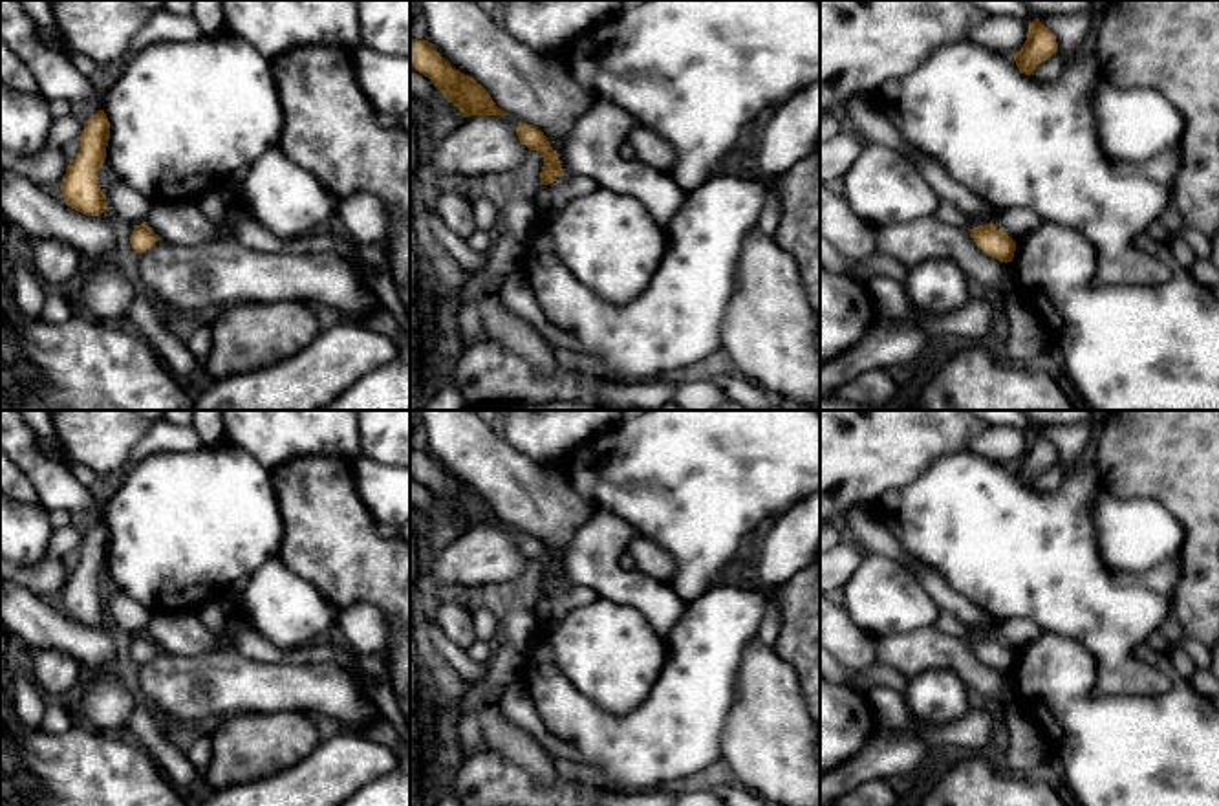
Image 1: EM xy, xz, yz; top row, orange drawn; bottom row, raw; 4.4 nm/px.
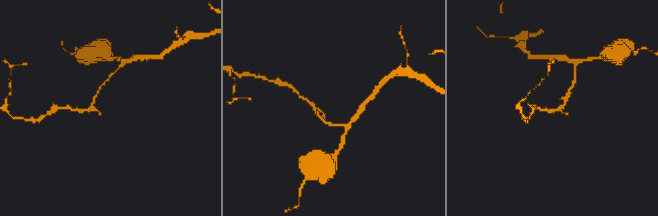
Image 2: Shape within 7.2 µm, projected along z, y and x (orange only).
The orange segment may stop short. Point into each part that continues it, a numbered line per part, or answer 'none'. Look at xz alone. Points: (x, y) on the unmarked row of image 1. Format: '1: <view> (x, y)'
none

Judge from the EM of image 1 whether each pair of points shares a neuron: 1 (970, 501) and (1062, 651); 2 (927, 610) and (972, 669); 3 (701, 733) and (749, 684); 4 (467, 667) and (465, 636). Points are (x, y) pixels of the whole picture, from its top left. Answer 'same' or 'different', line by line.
1: different
2: different
3: different
4: different

